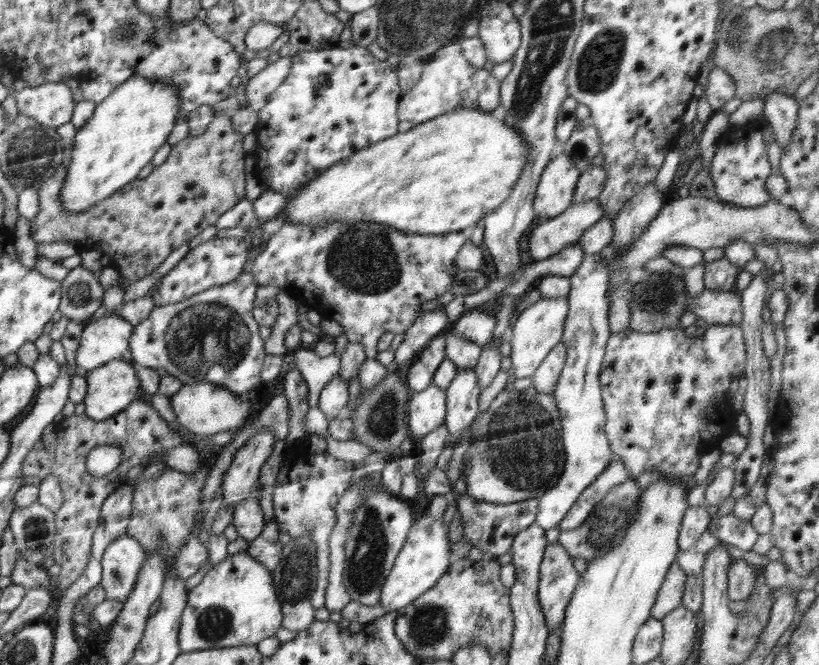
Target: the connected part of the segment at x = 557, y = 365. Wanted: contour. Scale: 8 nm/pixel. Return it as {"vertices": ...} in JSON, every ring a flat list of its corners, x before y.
{"vertices":[[560,342,546,355,531,376,531,386,539,393,553,392,567,357,566,347]]}

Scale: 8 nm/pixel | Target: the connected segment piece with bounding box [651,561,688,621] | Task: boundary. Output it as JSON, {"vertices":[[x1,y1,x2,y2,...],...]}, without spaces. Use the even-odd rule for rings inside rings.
{"vertices":[[676,561,670,565,665,576,665,581,662,582,660,592,658,592,658,596,654,602,651,614,652,618,661,621,664,616,671,614,676,608,681,606,684,582,687,576]]}

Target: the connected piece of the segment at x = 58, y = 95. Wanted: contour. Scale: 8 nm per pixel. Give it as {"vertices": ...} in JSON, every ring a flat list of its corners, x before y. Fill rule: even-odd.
{"vertices":[[8,78,3,81,8,84,9,94,17,103,22,116,34,118,38,124,52,129,70,122,75,100,72,100,73,91,69,86,54,81,15,92]]}

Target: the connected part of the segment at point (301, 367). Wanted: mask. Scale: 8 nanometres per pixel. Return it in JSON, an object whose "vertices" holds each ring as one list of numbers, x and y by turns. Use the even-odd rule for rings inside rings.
{"vertices":[[303,344,293,352,296,368,301,372,304,382,308,385,309,405,315,407,326,383,339,376,341,357,334,353,327,357,318,356]]}

